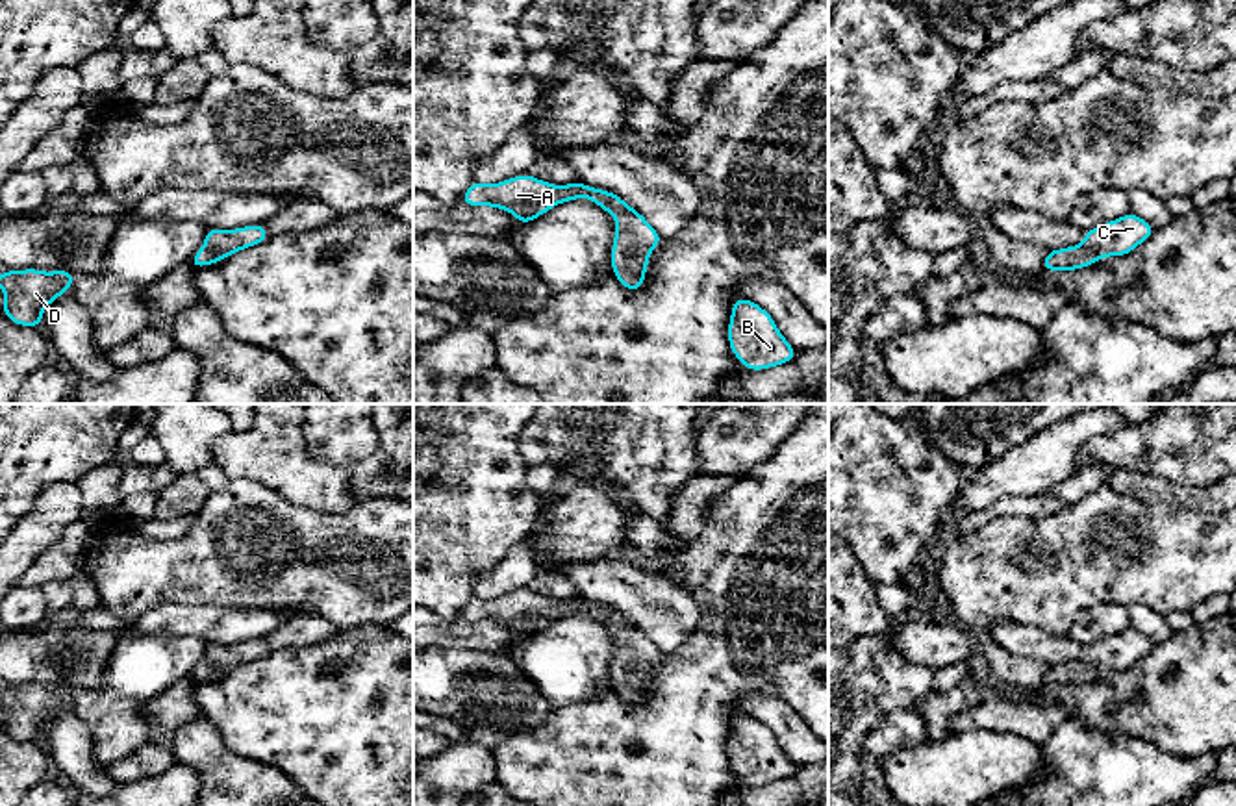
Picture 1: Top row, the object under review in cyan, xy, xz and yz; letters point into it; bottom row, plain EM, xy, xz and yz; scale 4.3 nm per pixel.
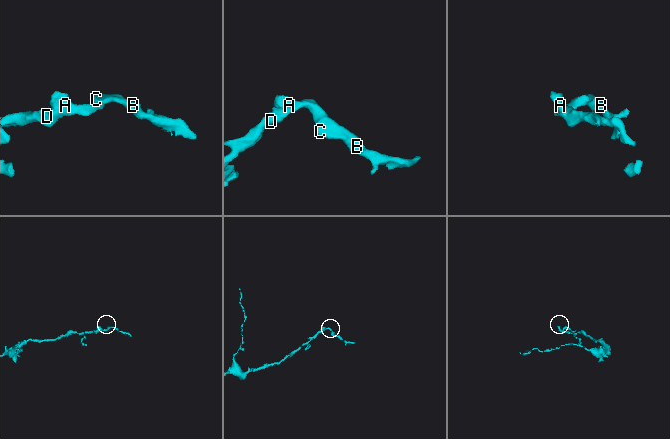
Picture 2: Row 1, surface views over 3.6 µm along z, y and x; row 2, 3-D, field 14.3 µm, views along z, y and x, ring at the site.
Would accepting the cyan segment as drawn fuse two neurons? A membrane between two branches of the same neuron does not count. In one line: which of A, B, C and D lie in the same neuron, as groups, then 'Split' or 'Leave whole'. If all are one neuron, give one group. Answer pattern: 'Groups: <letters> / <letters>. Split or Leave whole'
Groups: A B C D. Leave whole

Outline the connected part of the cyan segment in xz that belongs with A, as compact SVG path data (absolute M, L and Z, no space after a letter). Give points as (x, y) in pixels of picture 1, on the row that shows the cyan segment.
M526 172L491 185L473 180L461 195L465 206L504 209L521 224L528 224L554 206L576 198L589 198L615 217L612 272L626 291L641 289L650 252L662 243L662 235L615 193L589 187L582 182L554 185Z

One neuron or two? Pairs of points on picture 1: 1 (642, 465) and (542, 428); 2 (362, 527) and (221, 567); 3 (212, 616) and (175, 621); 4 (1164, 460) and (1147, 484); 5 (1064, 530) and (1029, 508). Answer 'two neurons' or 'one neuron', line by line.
1: one neuron
2: one neuron
3: one neuron
4: two neurons
5: two neurons

